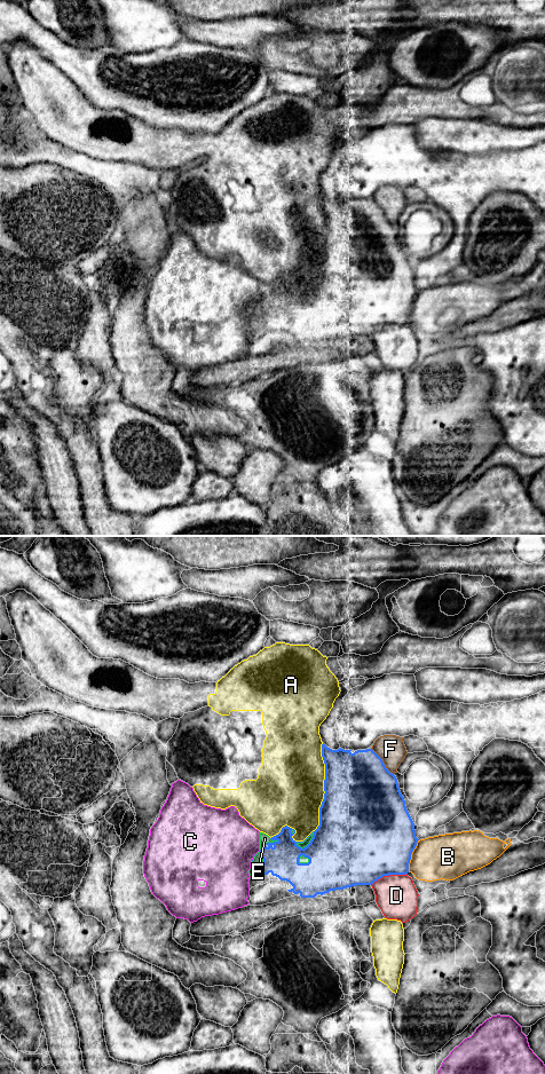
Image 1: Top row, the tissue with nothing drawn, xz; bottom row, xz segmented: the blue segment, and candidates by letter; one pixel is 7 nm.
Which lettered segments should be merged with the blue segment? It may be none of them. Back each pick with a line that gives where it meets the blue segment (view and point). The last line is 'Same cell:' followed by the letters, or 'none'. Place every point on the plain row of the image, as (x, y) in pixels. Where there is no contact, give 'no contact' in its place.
E: xz (259, 301)
Same cell: E

